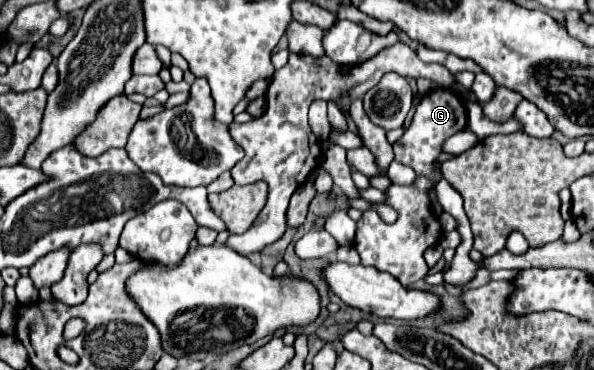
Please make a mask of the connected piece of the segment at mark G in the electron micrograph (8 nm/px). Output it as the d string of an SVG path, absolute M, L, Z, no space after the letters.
M449 89L431 91L429 95L425 95L421 99L409 129L393 143L395 161L411 167L417 175L427 175L429 179L435 179L435 183L437 183L441 179L439 161L437 161L441 155L441 145L447 141L447 137L465 129L465 125L467 125L467 117L465 117L465 107L463 107L459 95L451 93Z

